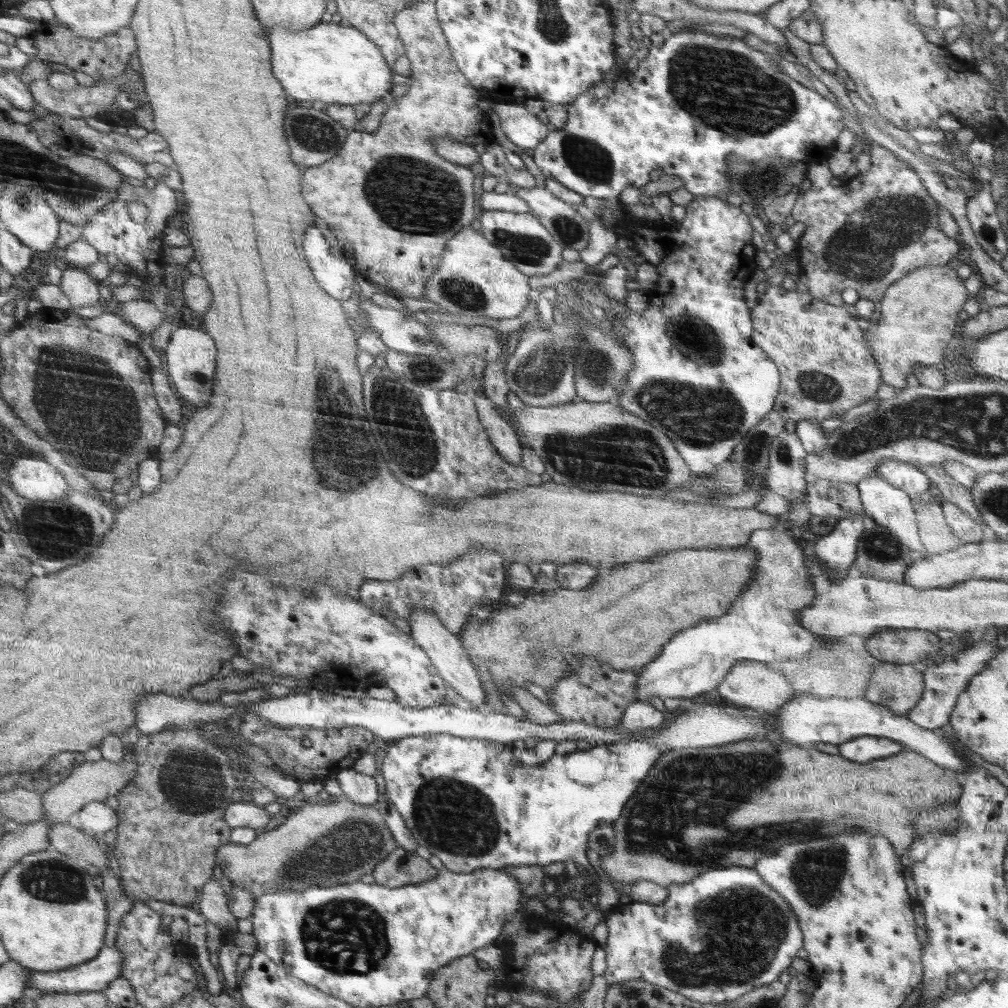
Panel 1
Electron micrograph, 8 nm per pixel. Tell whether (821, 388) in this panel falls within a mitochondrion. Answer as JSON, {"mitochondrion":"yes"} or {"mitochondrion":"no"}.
{"mitochondrion":"yes"}

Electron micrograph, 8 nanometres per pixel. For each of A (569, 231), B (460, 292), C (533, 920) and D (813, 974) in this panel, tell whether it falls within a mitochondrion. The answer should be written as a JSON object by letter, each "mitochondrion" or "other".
{"A":"mitochondrion","B":"mitochondrion","C":"other","D":"other"}

